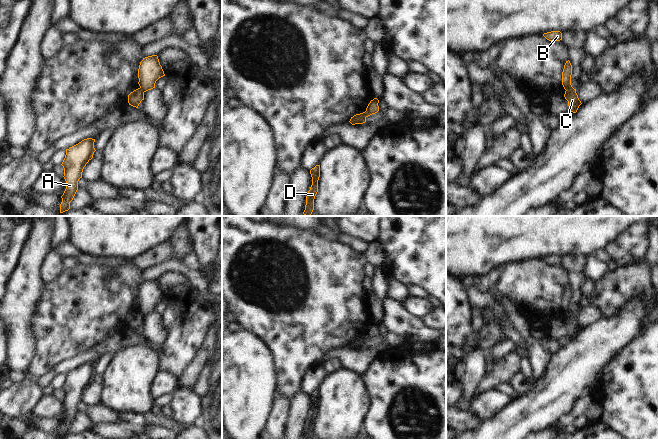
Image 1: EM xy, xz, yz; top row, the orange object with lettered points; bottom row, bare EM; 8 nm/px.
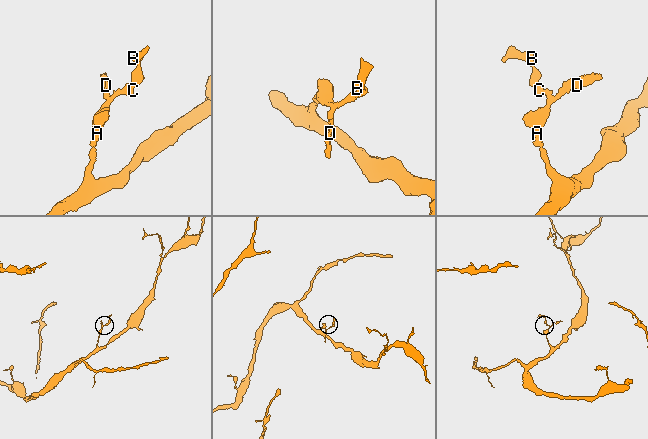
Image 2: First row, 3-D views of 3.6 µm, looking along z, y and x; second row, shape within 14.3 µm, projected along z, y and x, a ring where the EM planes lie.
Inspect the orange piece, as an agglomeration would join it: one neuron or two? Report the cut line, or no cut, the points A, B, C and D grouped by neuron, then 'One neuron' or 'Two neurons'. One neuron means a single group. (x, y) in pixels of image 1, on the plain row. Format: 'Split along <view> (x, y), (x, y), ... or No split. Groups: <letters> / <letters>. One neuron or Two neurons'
Split along yz (572, 311), (566, 314). Groups: A C D / B. Two neurons

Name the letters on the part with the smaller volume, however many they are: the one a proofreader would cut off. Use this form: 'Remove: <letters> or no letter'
Remove: B

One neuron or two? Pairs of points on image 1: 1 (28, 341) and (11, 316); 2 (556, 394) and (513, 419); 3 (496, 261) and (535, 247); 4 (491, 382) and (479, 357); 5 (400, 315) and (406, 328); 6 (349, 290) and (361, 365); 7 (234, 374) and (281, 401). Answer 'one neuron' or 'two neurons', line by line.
1: one neuron
2: one neuron
3: one neuron
4: two neurons
5: one neuron
6: two neurons
7: two neurons

